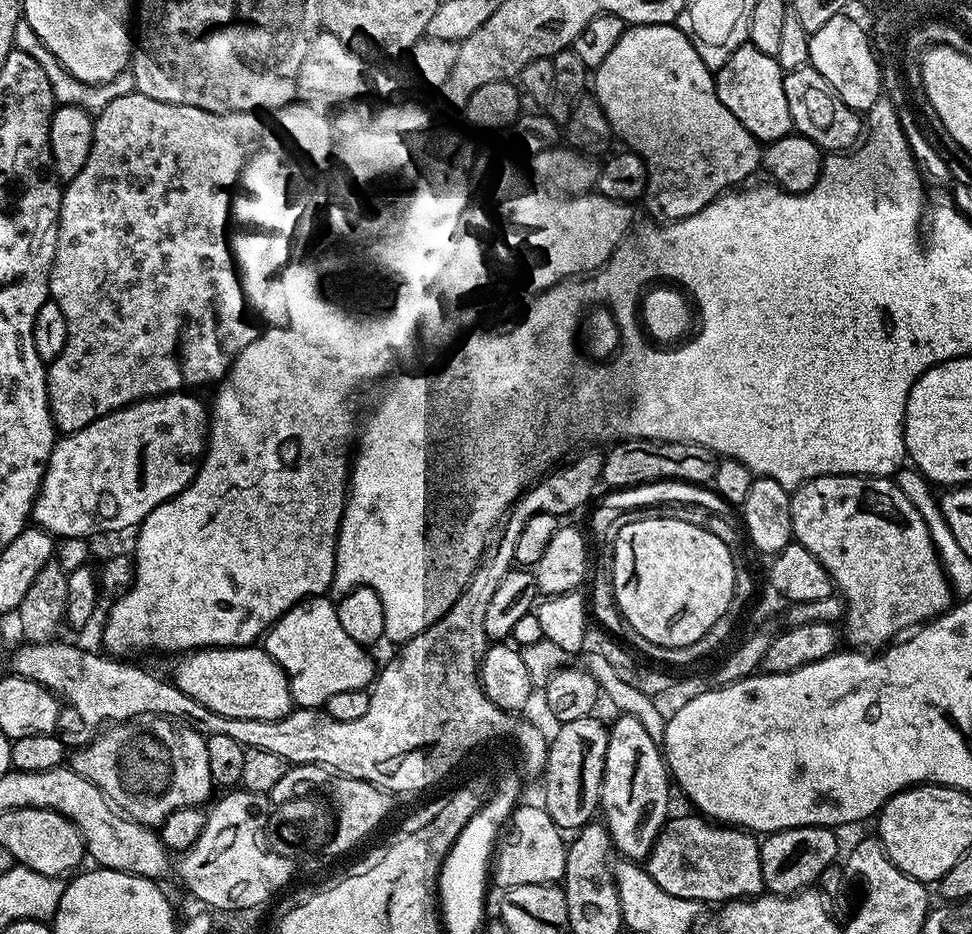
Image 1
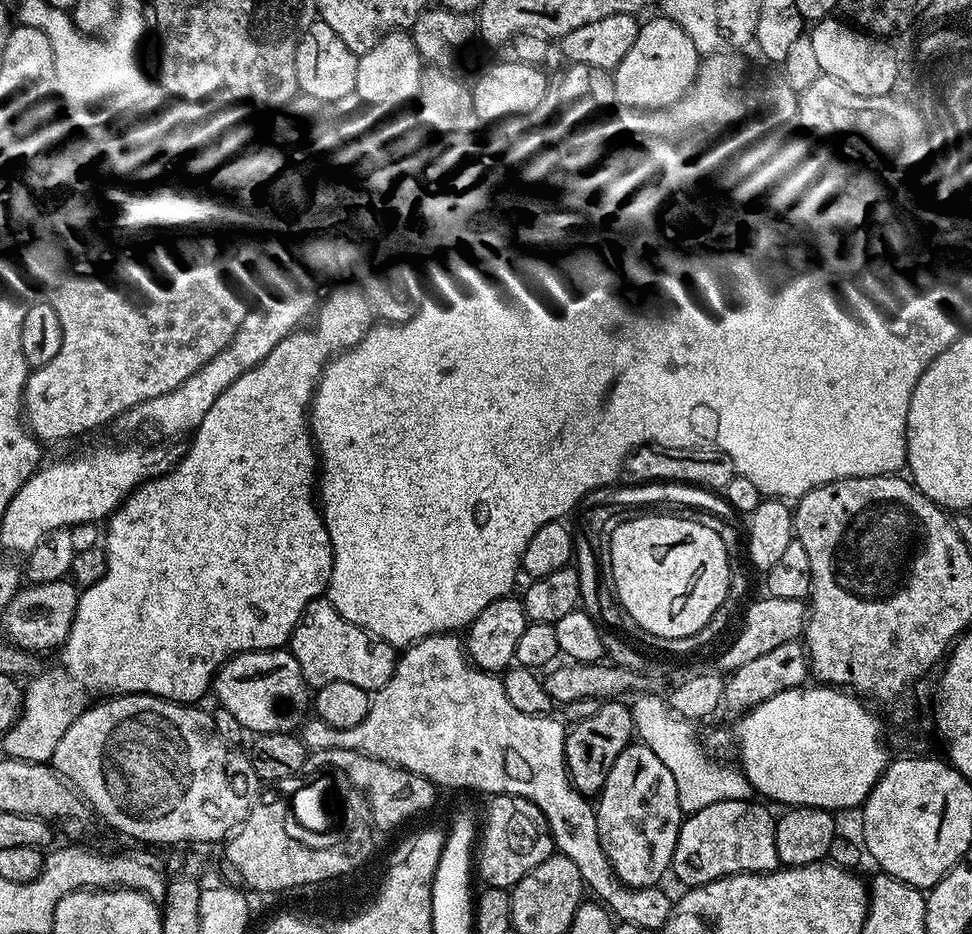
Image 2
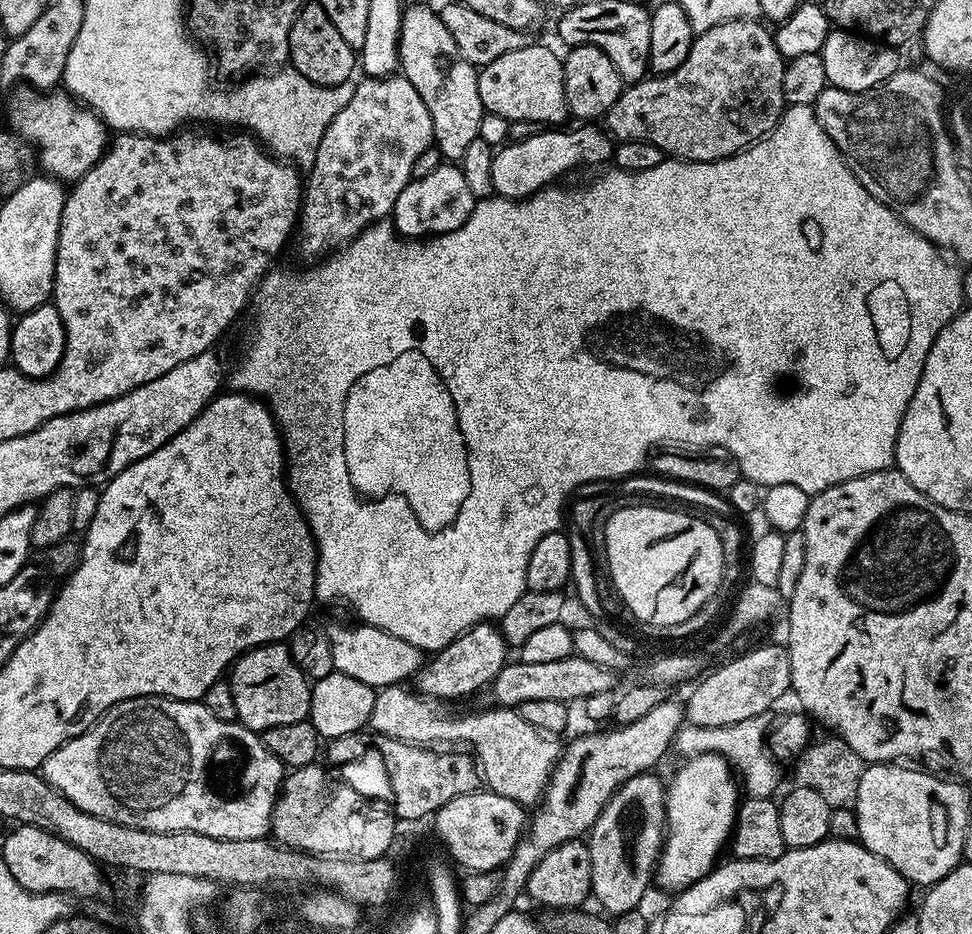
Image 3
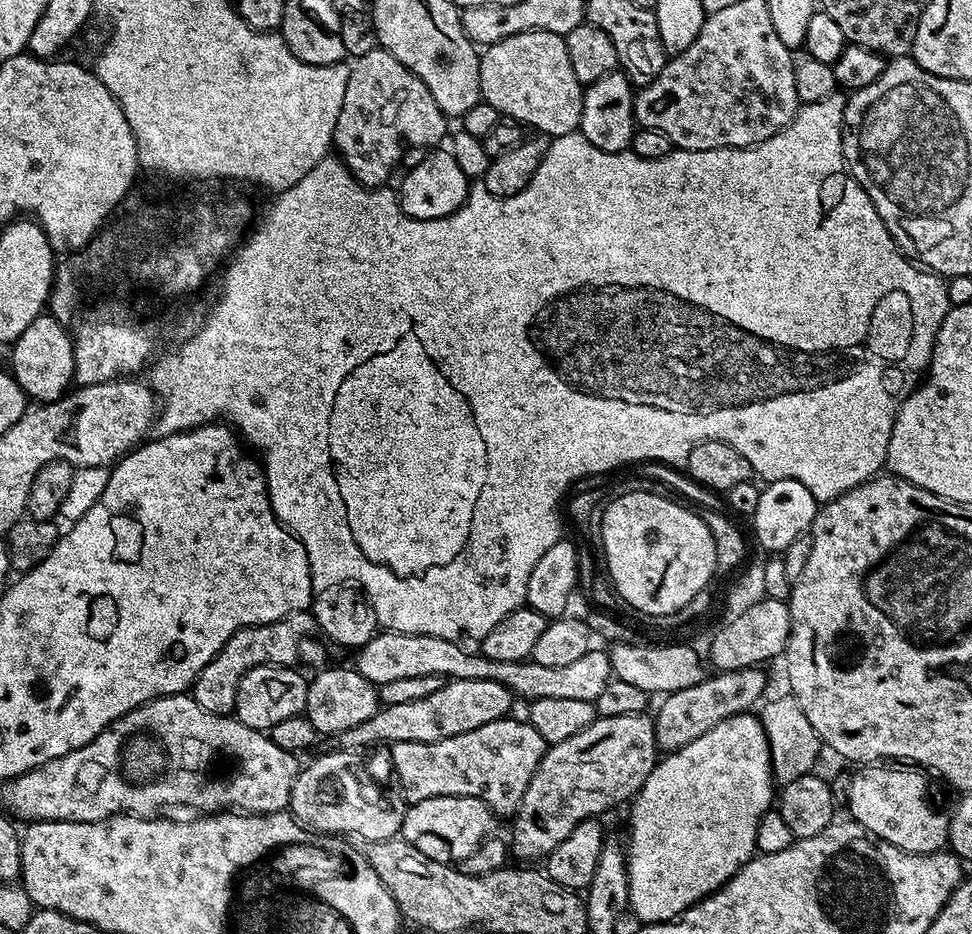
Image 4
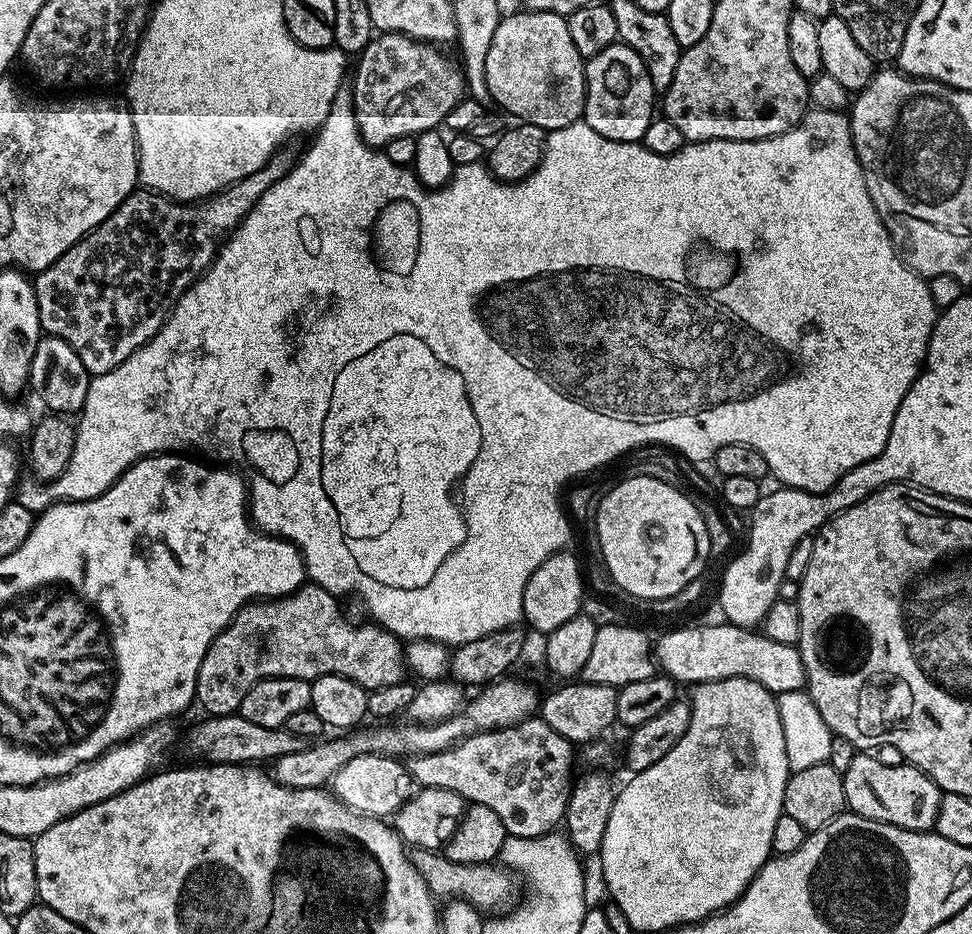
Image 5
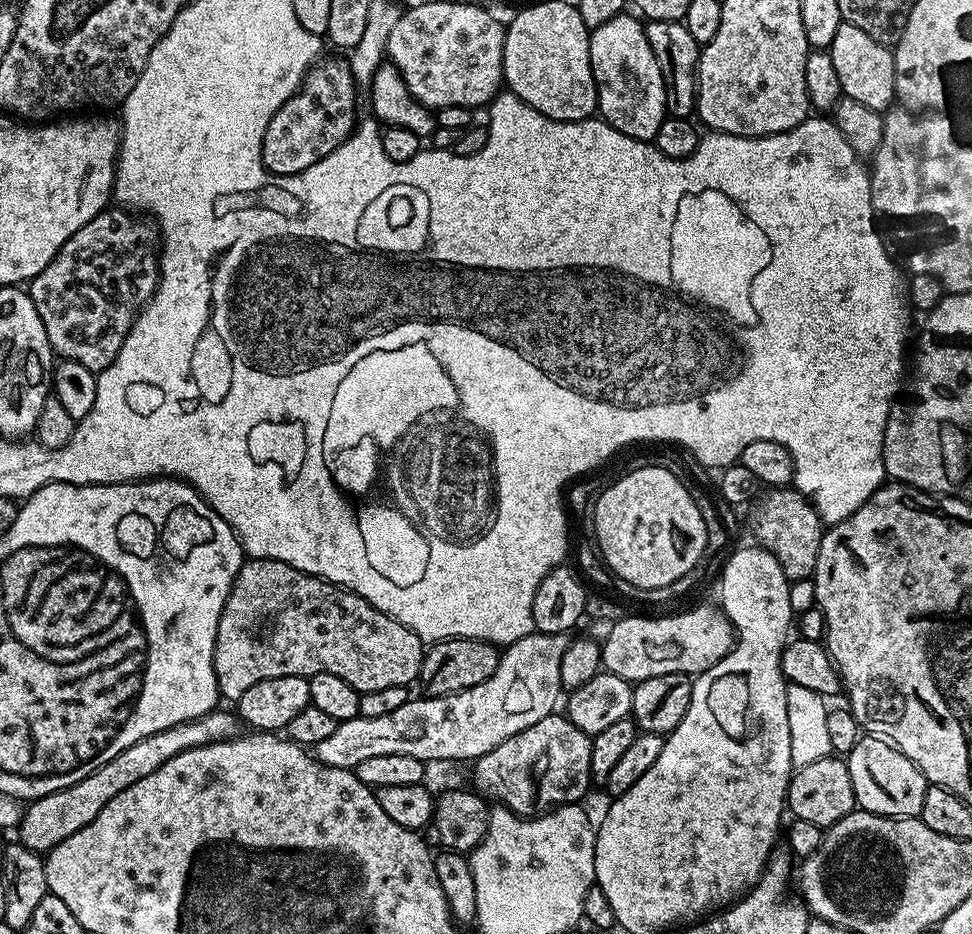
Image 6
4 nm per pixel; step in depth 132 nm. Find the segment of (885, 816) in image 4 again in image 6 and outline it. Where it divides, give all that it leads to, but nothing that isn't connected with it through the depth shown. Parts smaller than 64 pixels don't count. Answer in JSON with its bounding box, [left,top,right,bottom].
[846,735,930,818]

